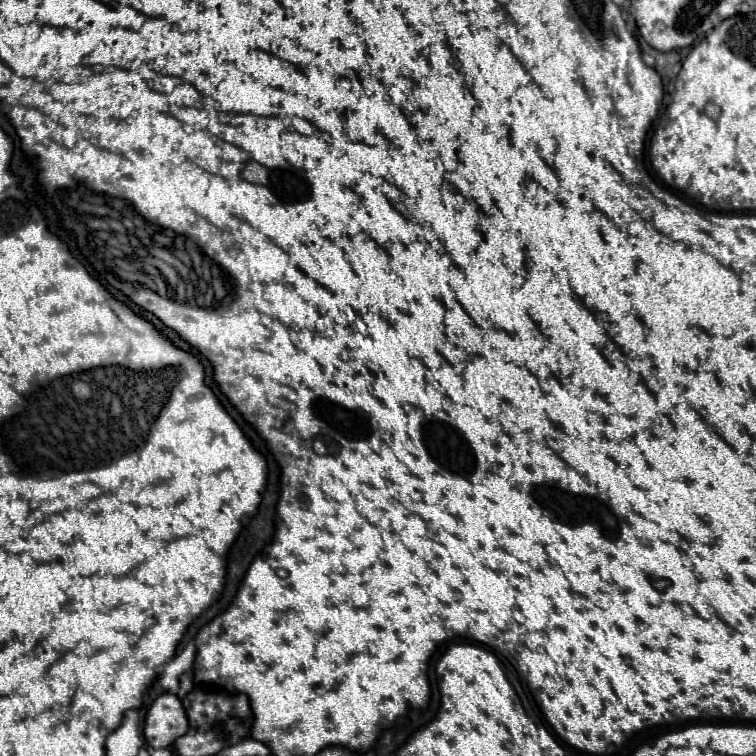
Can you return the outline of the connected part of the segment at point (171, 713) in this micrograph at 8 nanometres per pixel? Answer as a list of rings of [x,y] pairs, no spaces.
[[[161,694],[145,716],[145,740],[151,748],[169,748],[189,730],[189,720],[175,694]]]

